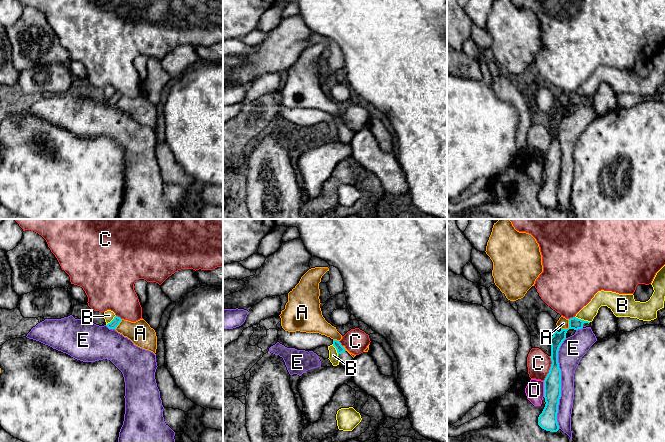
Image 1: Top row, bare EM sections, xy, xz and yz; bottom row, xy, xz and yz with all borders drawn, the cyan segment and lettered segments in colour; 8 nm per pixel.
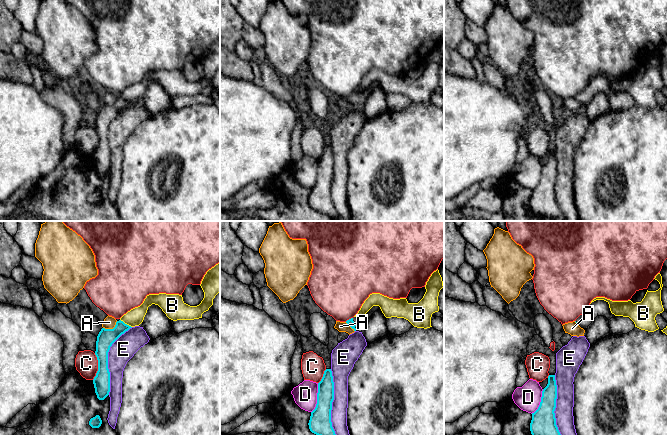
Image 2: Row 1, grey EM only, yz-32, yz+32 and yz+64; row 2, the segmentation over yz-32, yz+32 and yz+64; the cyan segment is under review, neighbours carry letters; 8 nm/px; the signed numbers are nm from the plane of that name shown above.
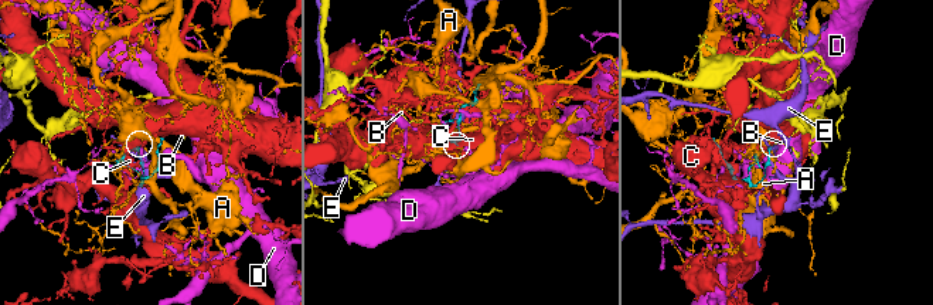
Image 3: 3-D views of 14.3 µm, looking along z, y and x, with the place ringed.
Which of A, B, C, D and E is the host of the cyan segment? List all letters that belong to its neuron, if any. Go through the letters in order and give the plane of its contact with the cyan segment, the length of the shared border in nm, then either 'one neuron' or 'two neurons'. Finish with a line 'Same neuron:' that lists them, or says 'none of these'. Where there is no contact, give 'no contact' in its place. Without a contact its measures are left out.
A: meets cyan in yz; contact 110 nm long; two neurons
B: meets cyan in yz; contact 130 nm long; two neurons
C: meets cyan in yz; contact 200 nm long; two neurons
D: meets cyan in yz; contact 130 nm long; two neurons
E: meets cyan in yz; contact 750 nm long; two neurons
Same neuron: none of these

